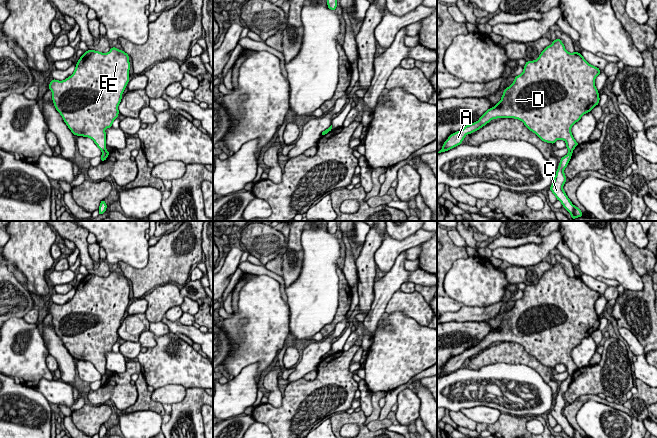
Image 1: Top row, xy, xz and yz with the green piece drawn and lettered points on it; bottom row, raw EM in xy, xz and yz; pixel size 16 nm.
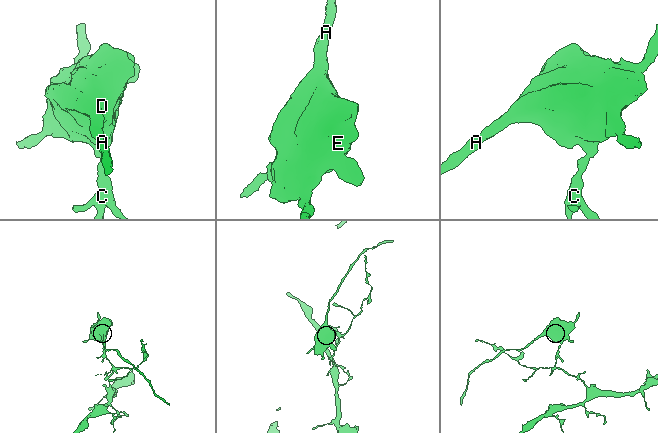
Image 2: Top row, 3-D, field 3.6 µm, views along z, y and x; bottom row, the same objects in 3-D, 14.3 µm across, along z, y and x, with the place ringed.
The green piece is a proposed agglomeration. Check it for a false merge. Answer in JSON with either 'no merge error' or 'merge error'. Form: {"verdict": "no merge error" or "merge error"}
{"verdict": "merge error"}

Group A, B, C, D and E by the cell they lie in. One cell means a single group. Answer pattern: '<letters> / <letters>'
A B D E / C

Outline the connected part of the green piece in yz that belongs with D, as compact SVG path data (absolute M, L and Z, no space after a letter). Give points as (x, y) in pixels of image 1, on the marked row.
M560 39L553 40L553 43L542 51L537 60L526 62L523 73L515 76L514 82L505 89L500 102L495 107L488 109L477 122L466 125L461 131L451 134L437 154L458 146L467 134L477 131L492 119L505 117L521 120L530 131L537 134L544 142L554 144L556 140L564 140L566 147L572 153L579 144L572 136L571 127L599 103L599 93L595 87L595 78L599 74L599 68L590 65L581 53L569 53Z

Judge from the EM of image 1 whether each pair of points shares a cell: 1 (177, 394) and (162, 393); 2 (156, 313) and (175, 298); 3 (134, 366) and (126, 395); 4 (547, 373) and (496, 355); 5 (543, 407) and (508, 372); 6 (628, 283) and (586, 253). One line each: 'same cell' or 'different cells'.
1: same cell
2: same cell
3: same cell
4: same cell
5: same cell
6: same cell

